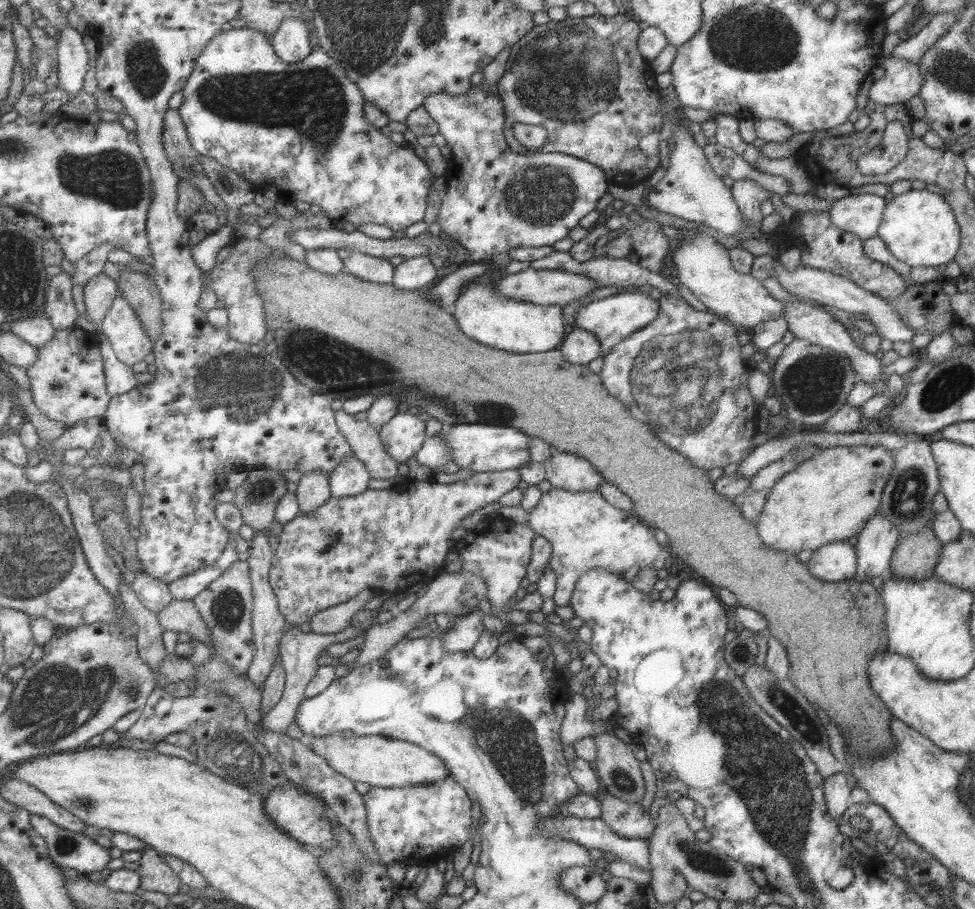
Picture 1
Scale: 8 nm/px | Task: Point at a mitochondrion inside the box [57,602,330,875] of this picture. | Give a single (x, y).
(235, 754)

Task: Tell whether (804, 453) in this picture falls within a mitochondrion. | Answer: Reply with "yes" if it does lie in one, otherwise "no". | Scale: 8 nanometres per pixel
no

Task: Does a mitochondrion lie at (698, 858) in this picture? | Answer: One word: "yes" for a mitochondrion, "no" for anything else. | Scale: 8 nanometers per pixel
yes

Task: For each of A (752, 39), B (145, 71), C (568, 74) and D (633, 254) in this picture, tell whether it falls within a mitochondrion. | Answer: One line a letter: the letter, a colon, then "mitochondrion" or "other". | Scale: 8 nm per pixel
A: mitochondrion
B: mitochondrion
C: mitochondrion
D: other

